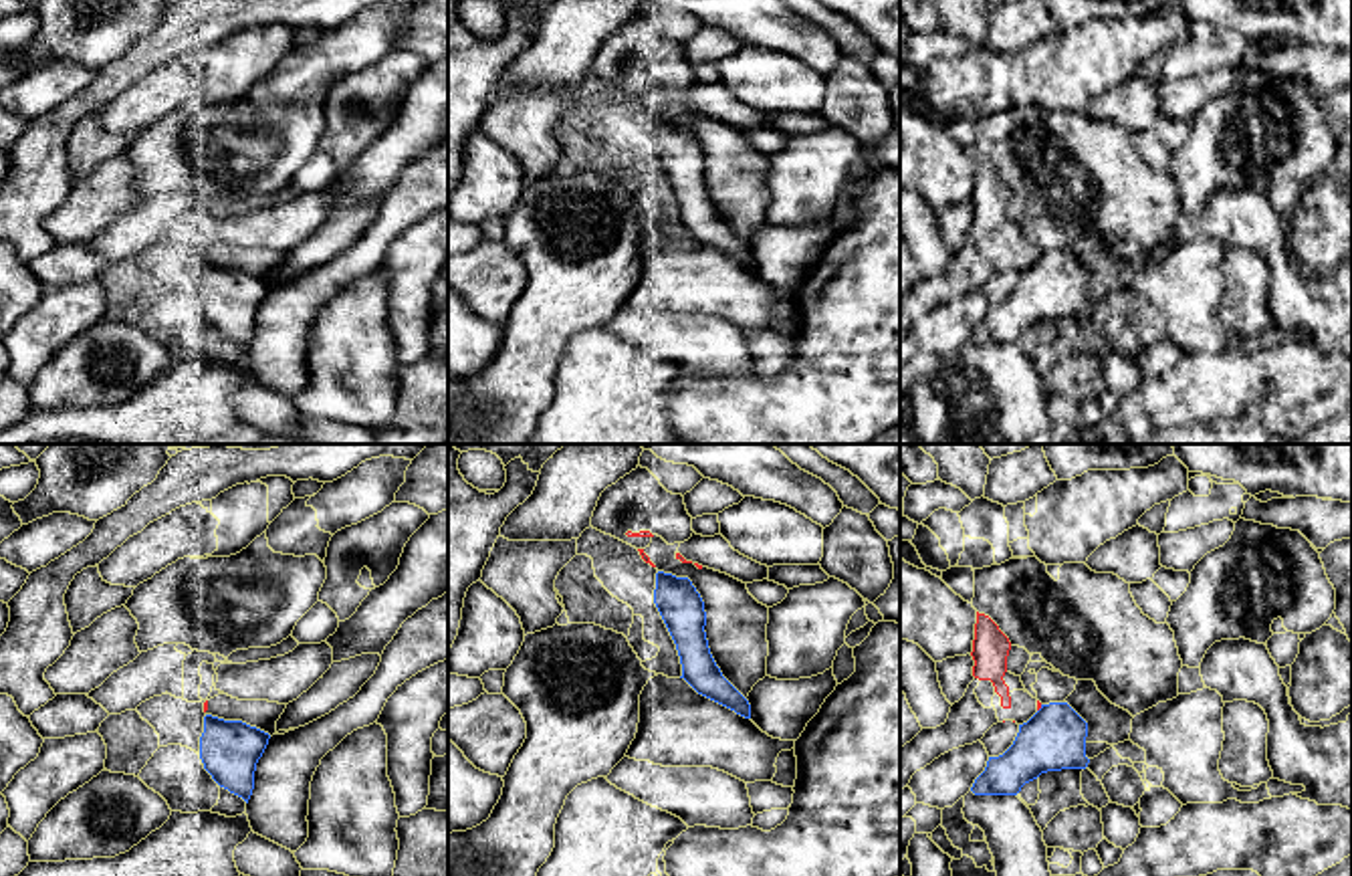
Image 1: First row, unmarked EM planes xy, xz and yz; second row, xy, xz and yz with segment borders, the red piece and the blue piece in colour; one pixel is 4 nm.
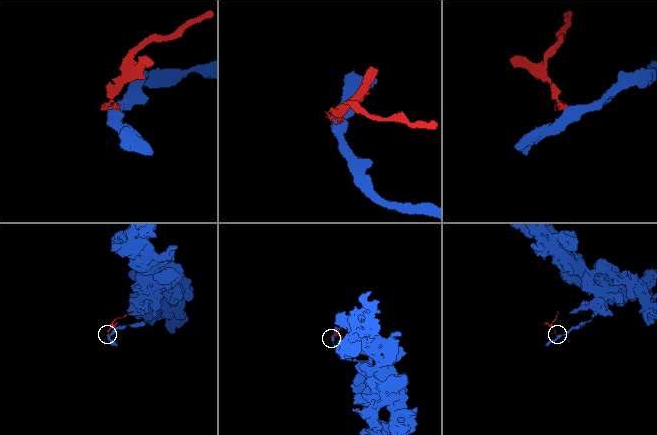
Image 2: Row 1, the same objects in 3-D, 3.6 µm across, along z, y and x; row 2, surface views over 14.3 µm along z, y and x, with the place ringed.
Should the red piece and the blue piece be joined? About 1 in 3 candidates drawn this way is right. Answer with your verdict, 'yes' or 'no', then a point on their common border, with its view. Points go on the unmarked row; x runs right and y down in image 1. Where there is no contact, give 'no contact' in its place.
no; contact yz (1040, 255)

